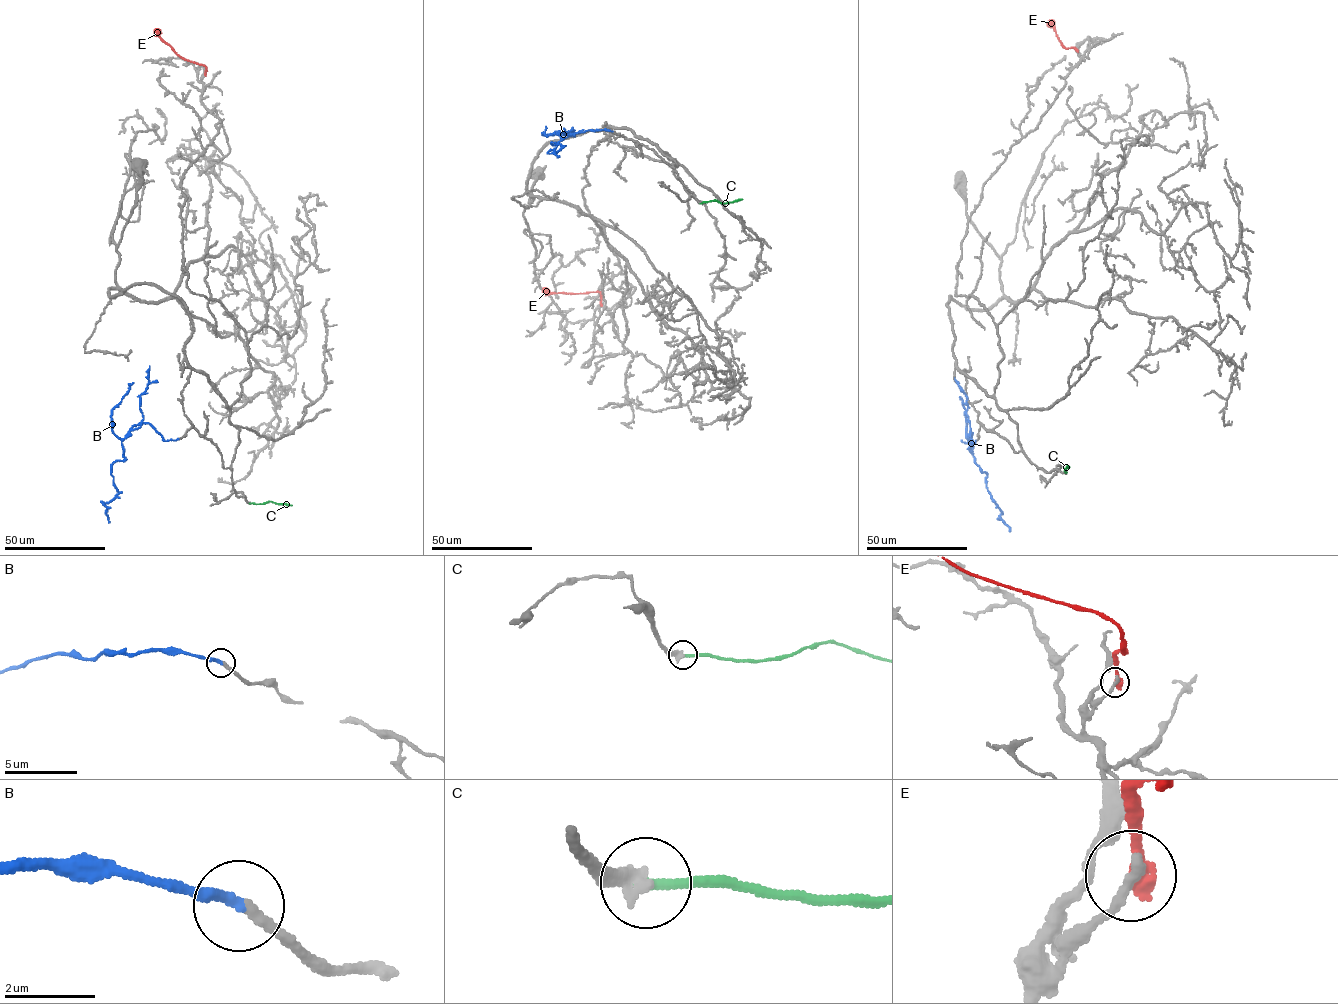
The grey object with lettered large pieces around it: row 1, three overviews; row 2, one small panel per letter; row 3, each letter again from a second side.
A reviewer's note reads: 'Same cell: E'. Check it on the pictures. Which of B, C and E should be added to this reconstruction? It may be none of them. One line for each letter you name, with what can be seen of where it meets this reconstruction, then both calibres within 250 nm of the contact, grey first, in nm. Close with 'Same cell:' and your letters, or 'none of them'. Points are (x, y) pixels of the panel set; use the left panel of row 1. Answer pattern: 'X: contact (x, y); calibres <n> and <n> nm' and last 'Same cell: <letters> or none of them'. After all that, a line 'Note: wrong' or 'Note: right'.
B: contact (178, 439); calibres 240 and 280 nm
Same cell: B
Note: wrong

